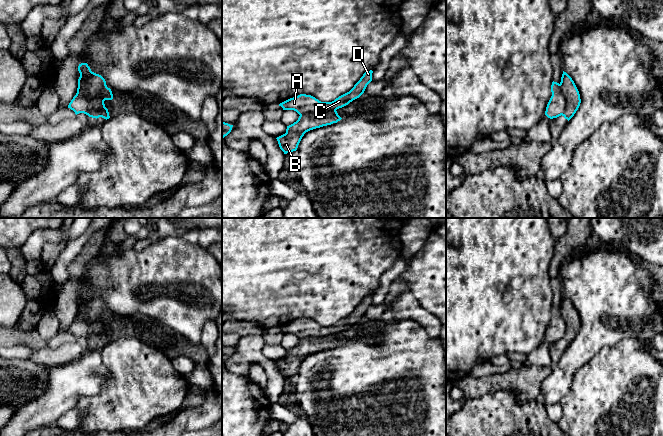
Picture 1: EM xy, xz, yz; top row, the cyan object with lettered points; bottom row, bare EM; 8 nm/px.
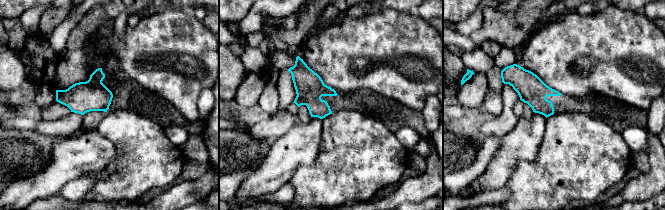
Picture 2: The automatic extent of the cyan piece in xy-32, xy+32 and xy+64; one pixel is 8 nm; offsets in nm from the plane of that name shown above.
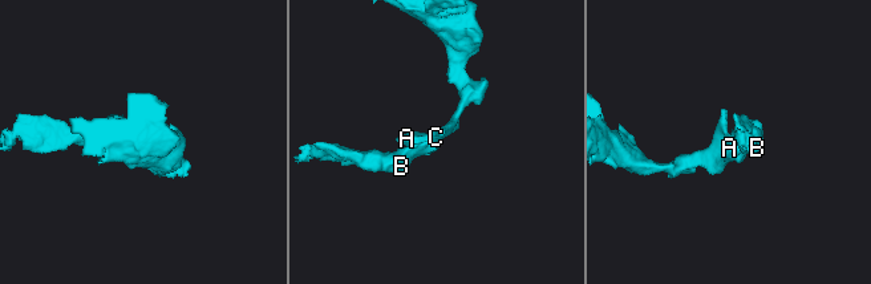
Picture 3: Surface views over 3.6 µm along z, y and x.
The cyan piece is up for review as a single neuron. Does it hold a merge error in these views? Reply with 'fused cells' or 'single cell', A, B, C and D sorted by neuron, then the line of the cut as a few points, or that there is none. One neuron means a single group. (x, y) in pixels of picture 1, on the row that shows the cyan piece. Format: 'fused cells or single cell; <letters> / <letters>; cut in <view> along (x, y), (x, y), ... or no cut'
fused cells; A C D / B; cut in xz along (335, 109), (323, 112), (307, 112), (300, 115)

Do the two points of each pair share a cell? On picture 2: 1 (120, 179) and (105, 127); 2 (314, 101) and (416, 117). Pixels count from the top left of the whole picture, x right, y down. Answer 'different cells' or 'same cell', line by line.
1: same cell
2: same cell

